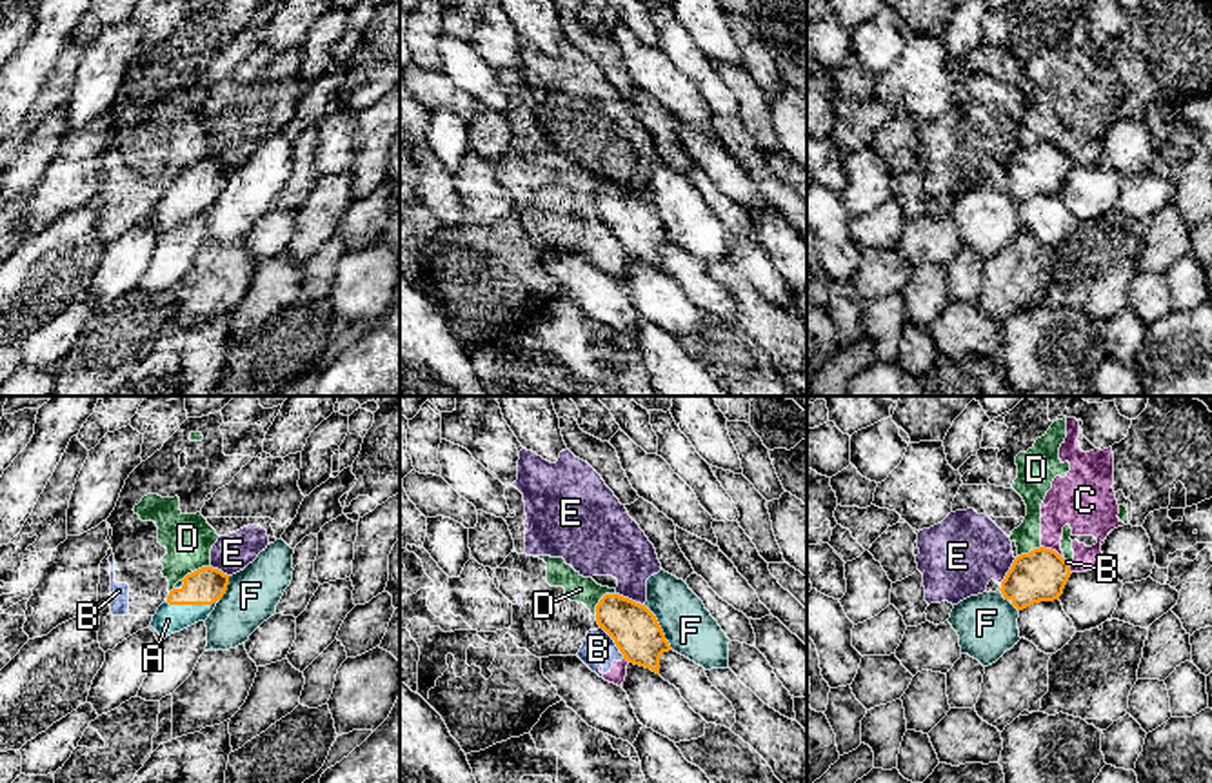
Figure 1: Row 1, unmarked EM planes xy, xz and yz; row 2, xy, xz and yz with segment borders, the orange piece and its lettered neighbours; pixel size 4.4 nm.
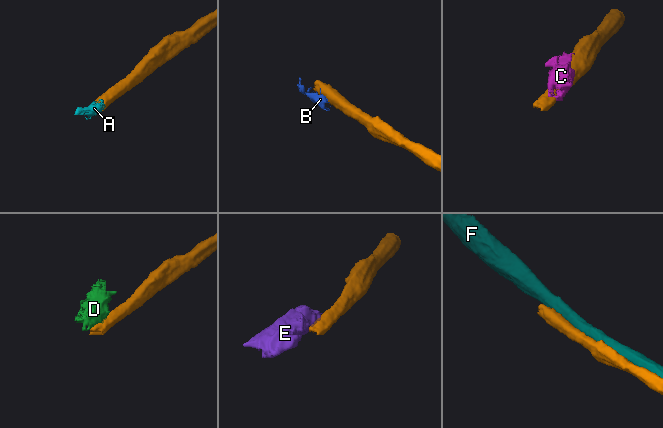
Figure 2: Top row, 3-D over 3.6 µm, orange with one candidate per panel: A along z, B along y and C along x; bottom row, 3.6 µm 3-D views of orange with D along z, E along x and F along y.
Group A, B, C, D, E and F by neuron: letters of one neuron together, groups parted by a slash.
A / B C D / E / F

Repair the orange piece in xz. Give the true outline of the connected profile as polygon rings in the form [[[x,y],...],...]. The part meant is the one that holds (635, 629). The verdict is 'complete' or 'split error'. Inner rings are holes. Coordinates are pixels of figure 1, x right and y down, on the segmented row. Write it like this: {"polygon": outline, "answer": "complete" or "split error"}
{"polygon": [[[605,594],[596,605],[596,621],[614,639],[623,659],[660,674],[660,658],[672,649],[645,605],[620,594]]], "answer": "complete"}

